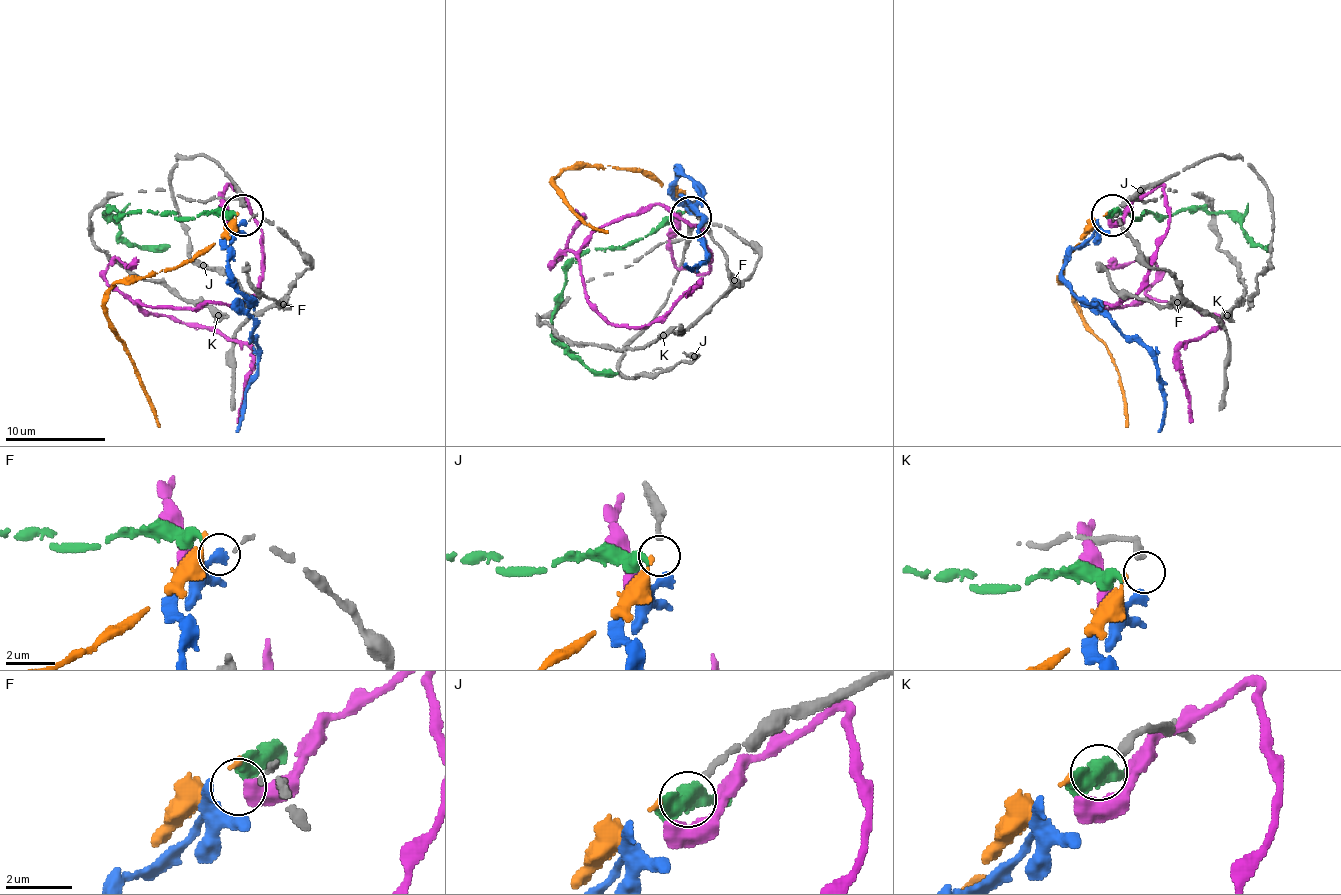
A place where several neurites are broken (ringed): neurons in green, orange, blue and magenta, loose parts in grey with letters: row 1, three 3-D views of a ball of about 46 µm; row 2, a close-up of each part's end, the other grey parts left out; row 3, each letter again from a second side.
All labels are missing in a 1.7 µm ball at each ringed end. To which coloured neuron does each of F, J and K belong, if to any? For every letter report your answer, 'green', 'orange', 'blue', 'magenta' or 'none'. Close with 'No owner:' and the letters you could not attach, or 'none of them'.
F: green
J: orange
K: none
No owner: K

